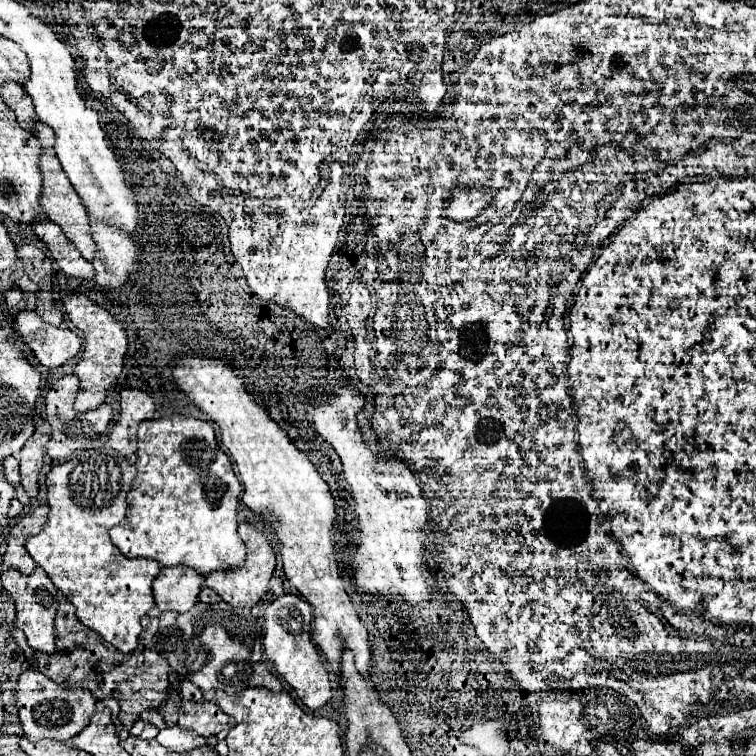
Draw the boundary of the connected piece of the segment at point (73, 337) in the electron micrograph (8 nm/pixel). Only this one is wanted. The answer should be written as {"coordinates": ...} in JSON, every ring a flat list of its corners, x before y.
{"coordinates":[[20,311,14,327,36,359,46,367,60,367,68,363,82,347,82,339,72,329,48,325,34,311]]}

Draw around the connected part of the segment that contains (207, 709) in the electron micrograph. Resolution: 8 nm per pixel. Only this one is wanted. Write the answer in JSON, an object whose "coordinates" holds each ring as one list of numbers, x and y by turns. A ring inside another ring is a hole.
{"coordinates":[[206,701,206,703,198,703,194,713,182,713,178,717,178,727,180,729,192,729,196,731,200,737,212,737,218,735,222,729,232,729,232,725,236,725,236,719,226,715,218,705]]}

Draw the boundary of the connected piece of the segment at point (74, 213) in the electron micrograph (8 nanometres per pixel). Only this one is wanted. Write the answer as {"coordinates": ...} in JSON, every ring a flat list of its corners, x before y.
{"coordinates":[[44,123,38,125,36,137,42,143,42,159,40,159,40,169,42,169,42,207,44,207,46,215,48,215,48,219,62,227,64,235,76,245,76,249,82,253,82,257,86,261,92,261,92,257,96,253,96,243,92,241,88,215,86,215,86,209,84,209,78,193,72,189,72,183,64,175,64,169,62,169,58,157,56,157,56,151,54,151,56,137,54,137,52,129,48,125,44,125]]}

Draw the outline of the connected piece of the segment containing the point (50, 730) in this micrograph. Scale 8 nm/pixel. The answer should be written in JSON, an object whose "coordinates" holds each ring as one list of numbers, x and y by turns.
{"coordinates":[[30,667,22,671,18,677,16,707,24,737,28,737,30,741,40,739,70,741,72,737,76,737,76,733,80,733,80,729,86,729,92,713,96,711,96,697,88,689,58,687,52,679,44,677,44,673]]}

